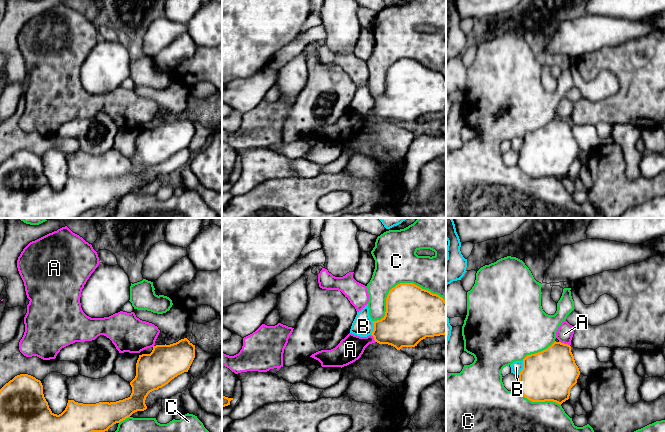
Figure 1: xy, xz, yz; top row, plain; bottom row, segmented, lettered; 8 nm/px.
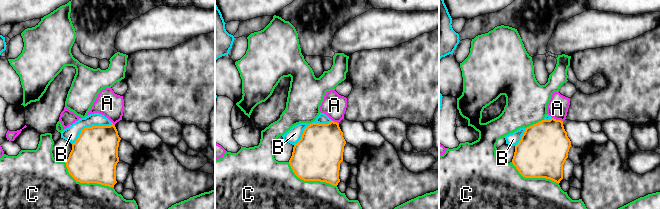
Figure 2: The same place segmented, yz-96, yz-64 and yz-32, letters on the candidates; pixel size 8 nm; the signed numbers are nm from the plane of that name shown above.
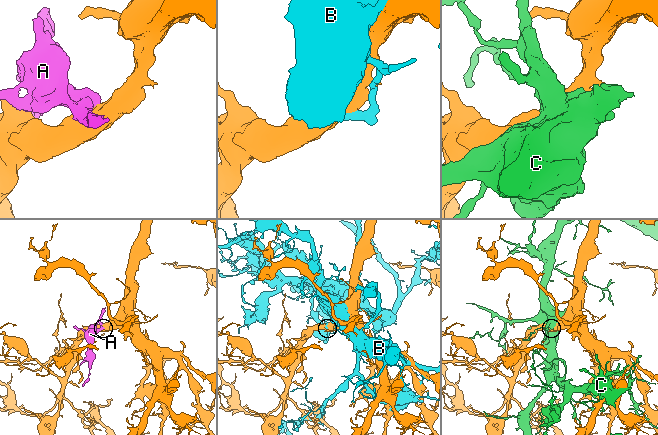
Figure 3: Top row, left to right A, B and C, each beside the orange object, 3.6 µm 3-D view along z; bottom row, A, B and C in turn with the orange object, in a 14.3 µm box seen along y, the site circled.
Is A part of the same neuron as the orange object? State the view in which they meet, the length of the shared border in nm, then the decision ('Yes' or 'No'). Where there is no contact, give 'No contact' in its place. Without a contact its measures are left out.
Touches orange in yz. Shared border 90 nm. No

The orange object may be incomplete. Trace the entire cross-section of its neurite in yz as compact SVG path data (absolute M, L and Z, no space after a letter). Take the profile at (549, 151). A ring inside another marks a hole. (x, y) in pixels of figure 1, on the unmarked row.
M555 117L547 125L527 131L523 135L517 165L532 178L553 177L561 181L569 175L570 166L577 159L579 151L580 147L571 128L571 122Z

